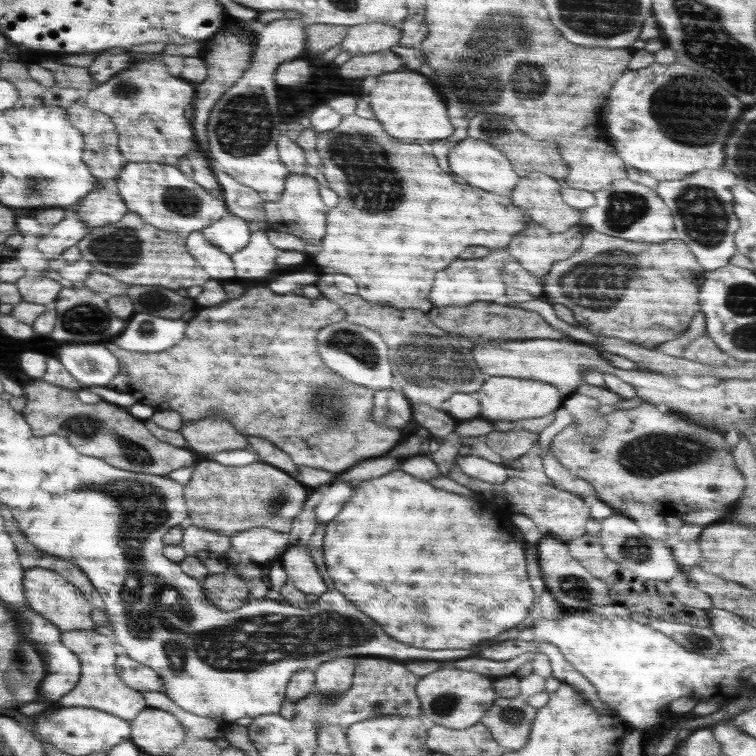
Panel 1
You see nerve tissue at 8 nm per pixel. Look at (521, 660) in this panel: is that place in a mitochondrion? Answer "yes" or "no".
no

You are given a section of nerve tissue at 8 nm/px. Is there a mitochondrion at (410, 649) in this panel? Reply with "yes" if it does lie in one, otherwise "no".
no

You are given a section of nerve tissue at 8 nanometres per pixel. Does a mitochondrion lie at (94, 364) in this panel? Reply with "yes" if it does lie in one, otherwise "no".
yes

